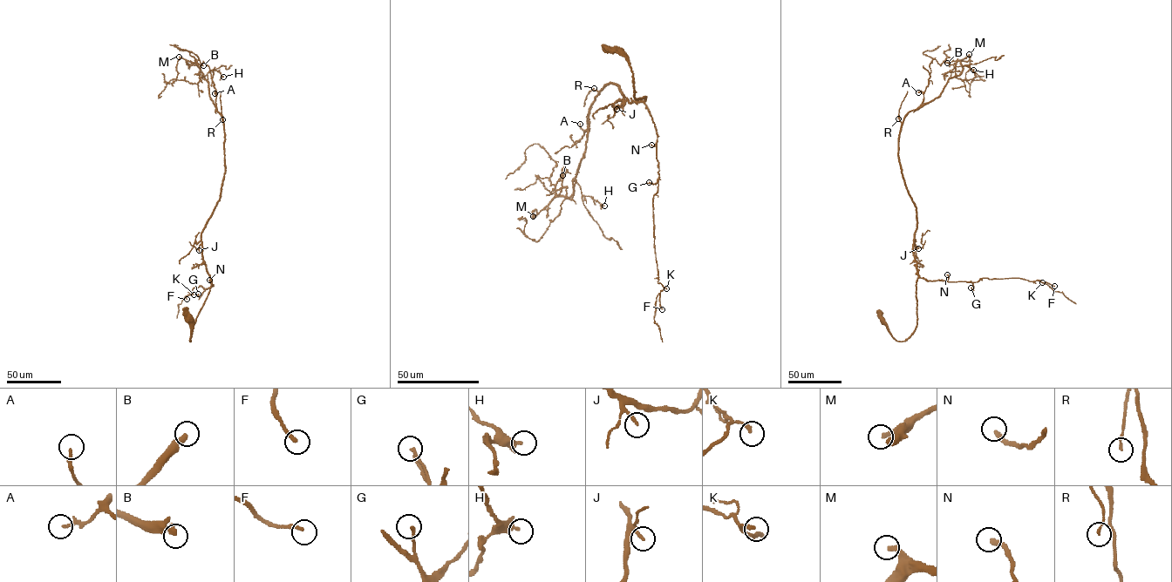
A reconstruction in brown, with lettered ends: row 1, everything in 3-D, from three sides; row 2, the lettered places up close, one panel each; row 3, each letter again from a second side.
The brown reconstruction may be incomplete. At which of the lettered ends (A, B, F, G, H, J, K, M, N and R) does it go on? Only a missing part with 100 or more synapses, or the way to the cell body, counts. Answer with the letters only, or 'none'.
B, M

